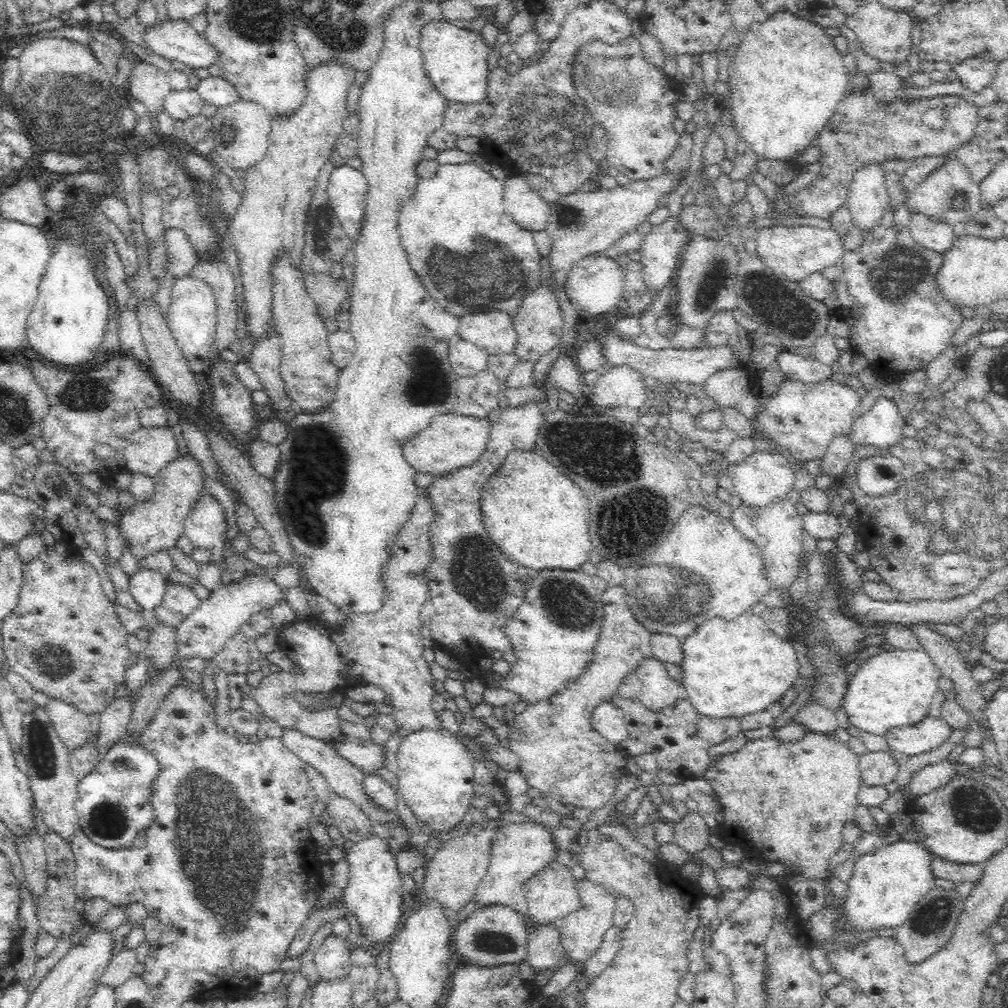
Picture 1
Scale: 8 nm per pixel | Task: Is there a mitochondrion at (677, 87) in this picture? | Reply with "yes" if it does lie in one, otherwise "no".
no

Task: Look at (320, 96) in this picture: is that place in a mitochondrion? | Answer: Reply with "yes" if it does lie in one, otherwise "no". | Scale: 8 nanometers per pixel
no

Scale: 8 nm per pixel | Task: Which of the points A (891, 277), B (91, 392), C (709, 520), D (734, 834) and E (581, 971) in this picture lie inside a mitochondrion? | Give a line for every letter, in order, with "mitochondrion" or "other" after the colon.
A: mitochondrion
B: mitochondrion
C: other
D: other
E: other

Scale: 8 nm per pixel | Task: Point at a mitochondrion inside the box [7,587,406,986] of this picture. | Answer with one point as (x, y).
(215, 832)

